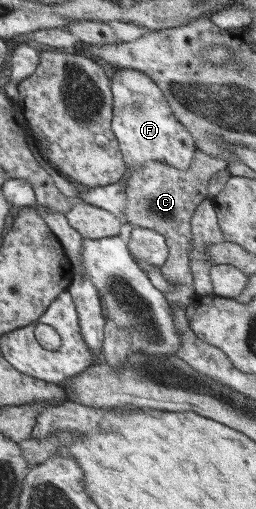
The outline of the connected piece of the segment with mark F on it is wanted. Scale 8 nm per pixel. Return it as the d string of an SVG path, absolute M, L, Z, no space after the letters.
M120 68L111 78L113 119L111 131L119 143L123 163L135 168L149 161L160 161L185 171L195 160L196 142L184 124L173 115L172 108L154 80L129 68Z

